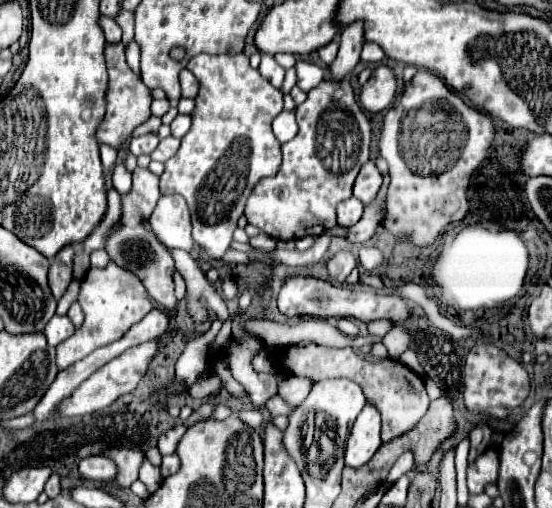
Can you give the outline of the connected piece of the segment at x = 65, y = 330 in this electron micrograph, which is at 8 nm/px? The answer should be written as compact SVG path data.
M52 316L50 322L44 328L44 334L48 338L50 346L58 346L60 342L64 342L70 334L74 334L74 324L68 316Z

